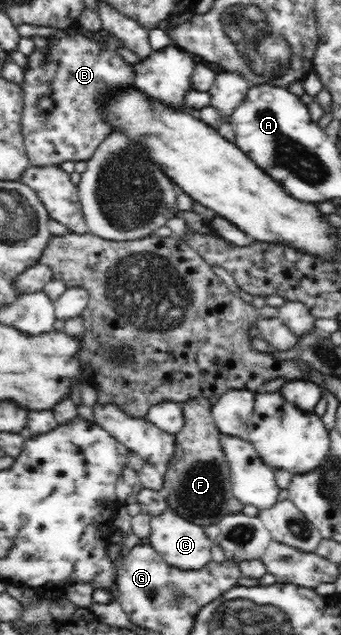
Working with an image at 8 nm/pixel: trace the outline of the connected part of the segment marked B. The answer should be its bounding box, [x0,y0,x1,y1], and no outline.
[21,27,137,166]

